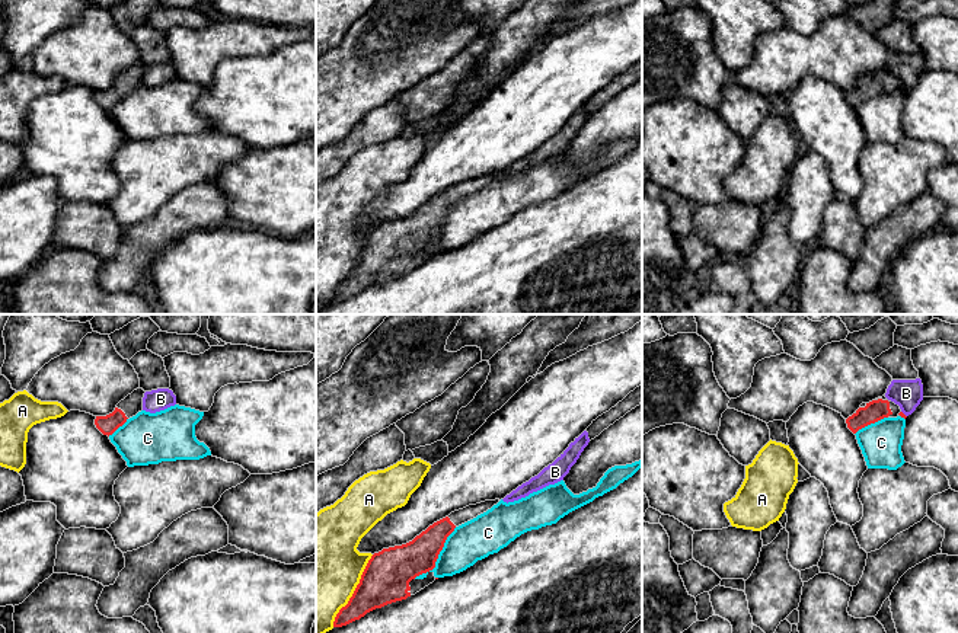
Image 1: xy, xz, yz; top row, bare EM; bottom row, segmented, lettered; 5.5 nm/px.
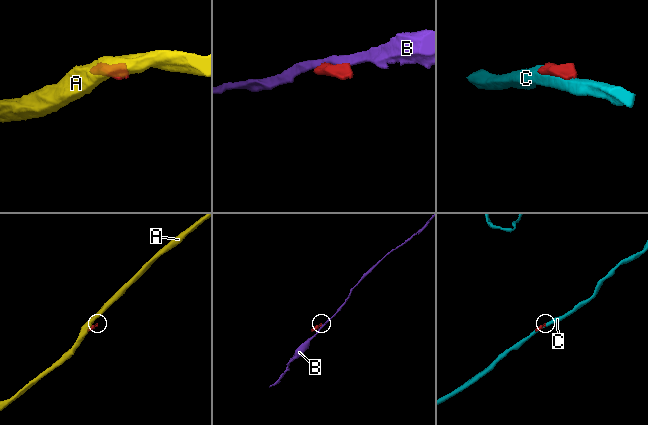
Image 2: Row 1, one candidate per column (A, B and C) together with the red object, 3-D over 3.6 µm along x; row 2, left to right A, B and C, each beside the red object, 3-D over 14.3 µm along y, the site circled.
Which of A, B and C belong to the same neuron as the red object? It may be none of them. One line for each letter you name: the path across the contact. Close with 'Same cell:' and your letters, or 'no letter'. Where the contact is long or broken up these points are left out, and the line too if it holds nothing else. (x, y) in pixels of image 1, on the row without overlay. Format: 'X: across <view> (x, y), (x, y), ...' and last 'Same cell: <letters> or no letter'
Same cell: no letter

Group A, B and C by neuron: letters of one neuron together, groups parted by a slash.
A / B / C

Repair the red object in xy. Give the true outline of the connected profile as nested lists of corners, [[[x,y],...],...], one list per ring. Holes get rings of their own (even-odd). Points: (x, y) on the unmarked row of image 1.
[[[137,63],[121,74],[115,84],[106,90],[96,90],[95,99],[103,109],[112,109],[119,100],[122,100],[130,92],[143,84],[144,64]]]

